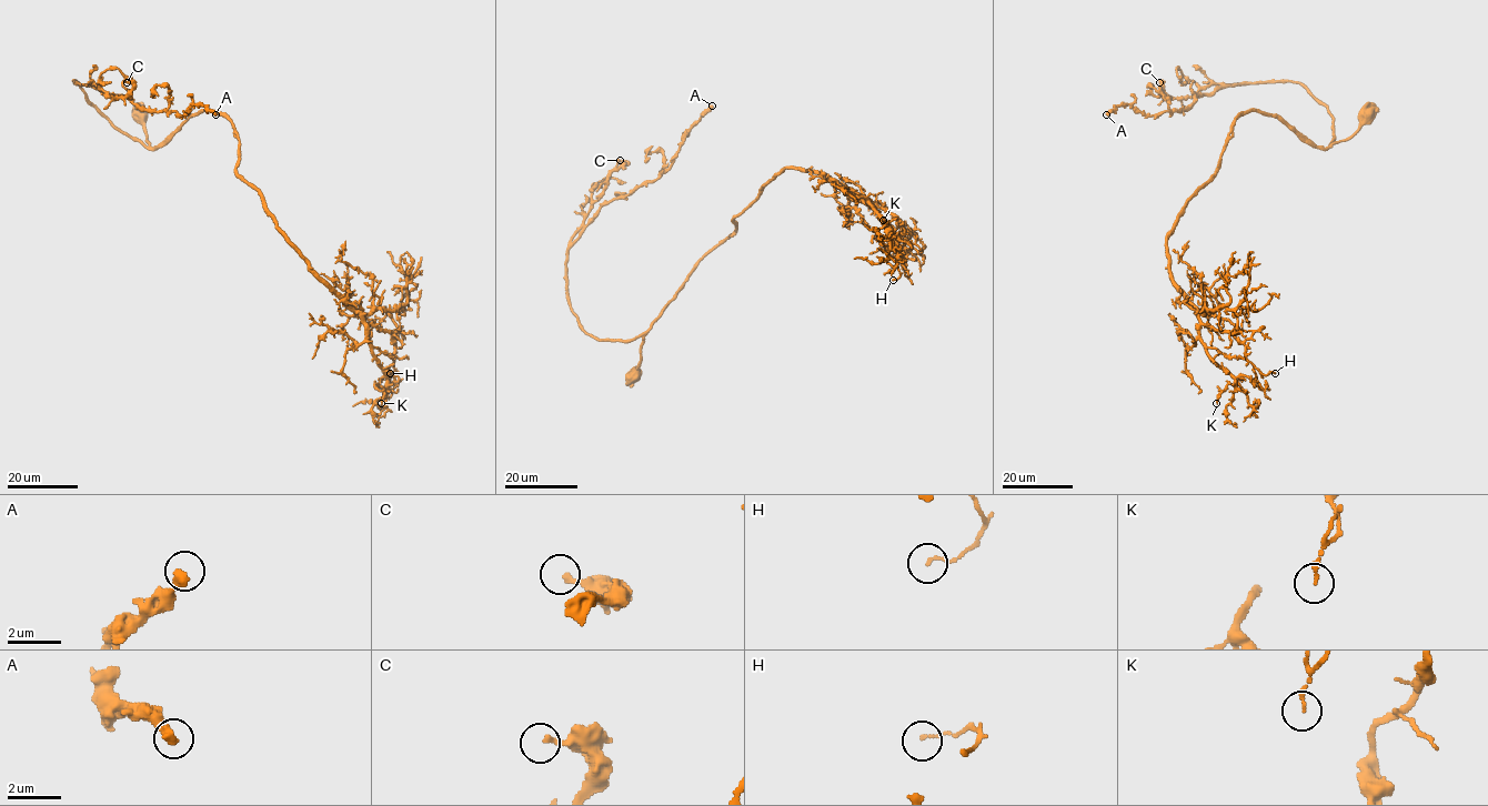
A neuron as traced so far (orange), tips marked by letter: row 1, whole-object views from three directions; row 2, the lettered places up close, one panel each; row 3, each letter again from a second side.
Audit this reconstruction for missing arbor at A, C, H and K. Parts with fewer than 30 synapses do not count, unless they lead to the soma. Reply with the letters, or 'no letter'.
no letter

